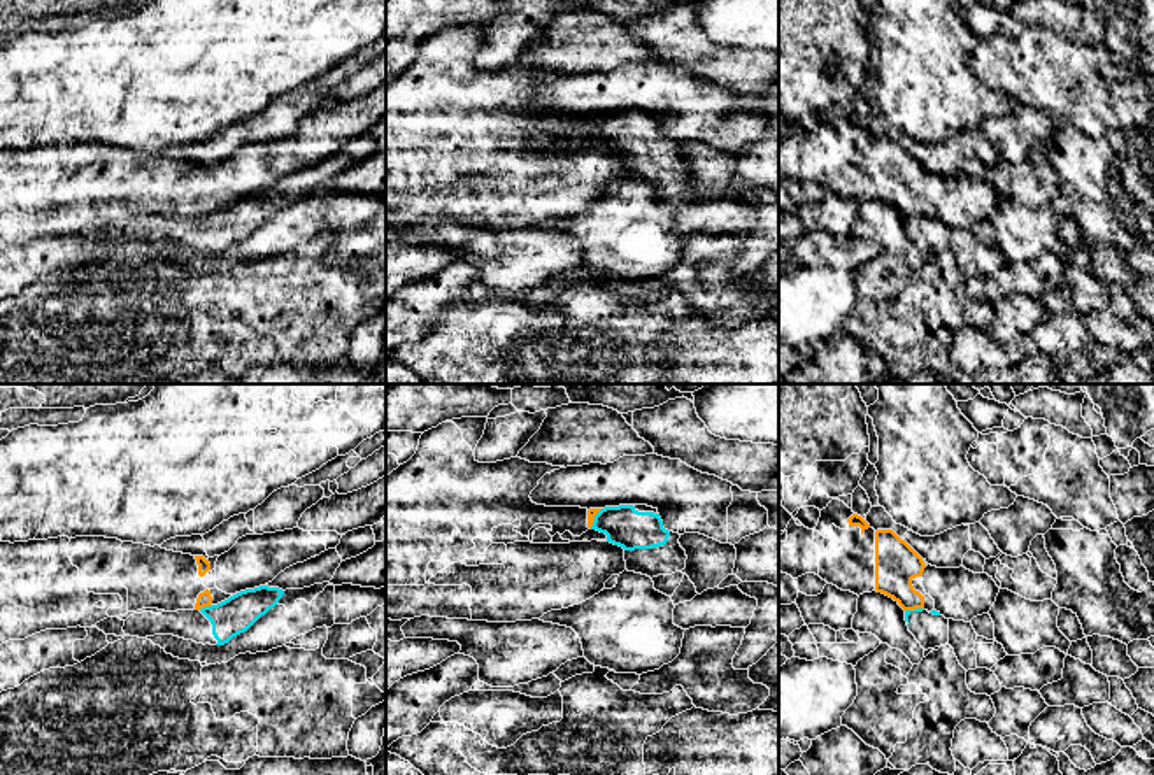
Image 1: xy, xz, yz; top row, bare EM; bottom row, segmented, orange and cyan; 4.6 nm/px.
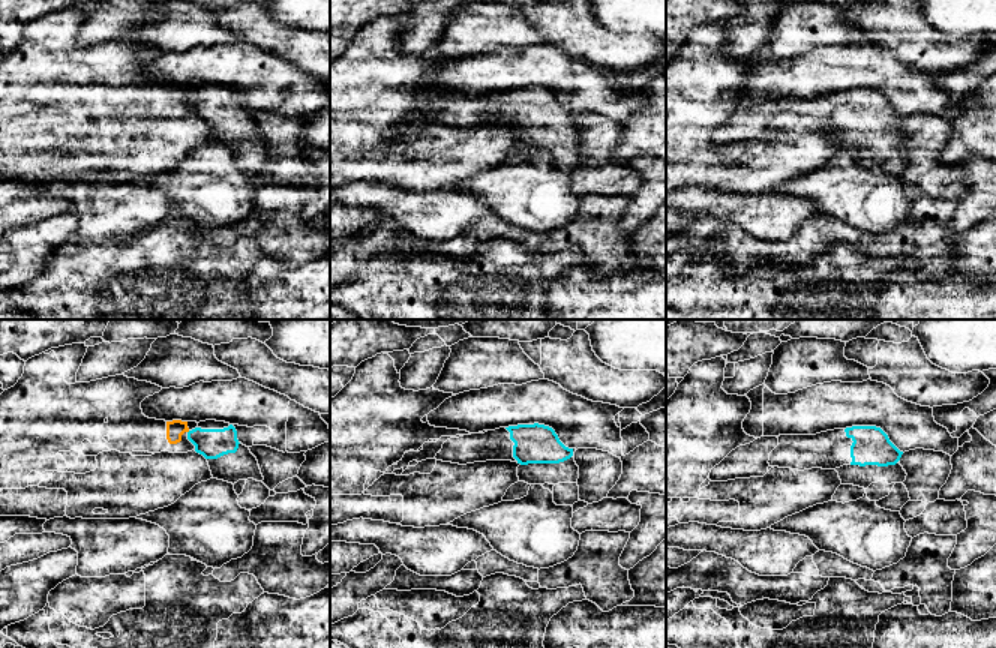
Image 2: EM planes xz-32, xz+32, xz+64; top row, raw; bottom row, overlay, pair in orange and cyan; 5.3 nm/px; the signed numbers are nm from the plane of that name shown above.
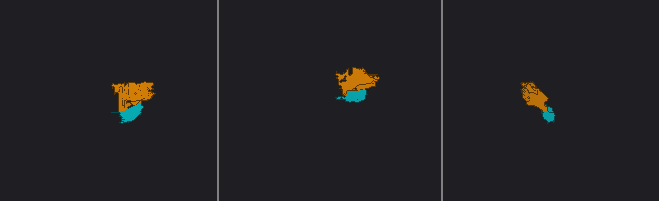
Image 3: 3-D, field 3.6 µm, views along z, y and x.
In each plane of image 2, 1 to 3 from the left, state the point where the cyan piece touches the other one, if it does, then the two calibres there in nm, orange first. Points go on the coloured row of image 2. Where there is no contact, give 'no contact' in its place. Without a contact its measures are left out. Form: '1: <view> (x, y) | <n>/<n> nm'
1: no contact
2: no contact
3: no contact

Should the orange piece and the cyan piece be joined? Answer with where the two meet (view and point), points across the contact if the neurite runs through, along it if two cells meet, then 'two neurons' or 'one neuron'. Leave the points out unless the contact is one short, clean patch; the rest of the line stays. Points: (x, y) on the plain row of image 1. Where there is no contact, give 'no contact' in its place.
meets orange in xy at (204, 213); border along xy (211, 213), (199, 216); two neurons

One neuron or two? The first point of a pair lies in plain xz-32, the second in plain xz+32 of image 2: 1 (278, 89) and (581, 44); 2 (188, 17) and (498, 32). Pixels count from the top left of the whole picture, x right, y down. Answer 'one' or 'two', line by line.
1: two
2: one

